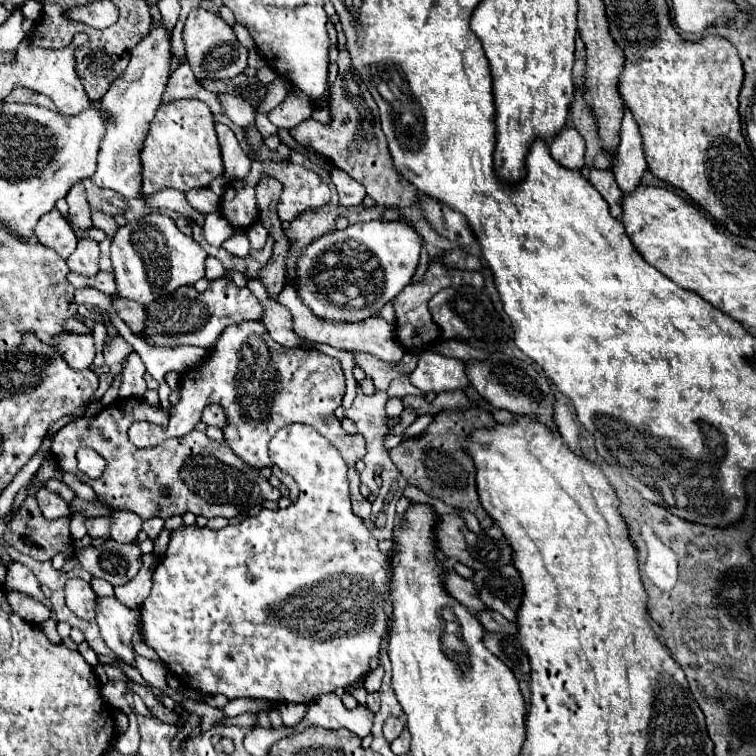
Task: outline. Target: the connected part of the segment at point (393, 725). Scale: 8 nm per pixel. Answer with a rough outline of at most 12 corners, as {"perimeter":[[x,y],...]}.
{"perimeter":[[397,717],[387,719],[383,735],[391,743],[399,737],[403,723]]}

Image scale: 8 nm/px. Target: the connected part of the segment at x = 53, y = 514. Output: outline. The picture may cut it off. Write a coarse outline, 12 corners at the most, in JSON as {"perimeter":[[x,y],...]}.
{"perimeter":[[47,487],[37,493],[45,519],[59,519],[71,513],[69,505]]}

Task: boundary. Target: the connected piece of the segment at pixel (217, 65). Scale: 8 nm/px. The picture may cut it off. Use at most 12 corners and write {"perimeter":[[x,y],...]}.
{"perimeter":[[207,9],[185,21],[185,57],[197,79],[231,79],[247,49]]}

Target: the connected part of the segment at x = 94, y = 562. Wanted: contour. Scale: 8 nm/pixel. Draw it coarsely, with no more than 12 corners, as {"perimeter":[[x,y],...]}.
{"perimeter":[[107,539],[77,553],[93,577],[111,585],[141,569],[135,543]]}

